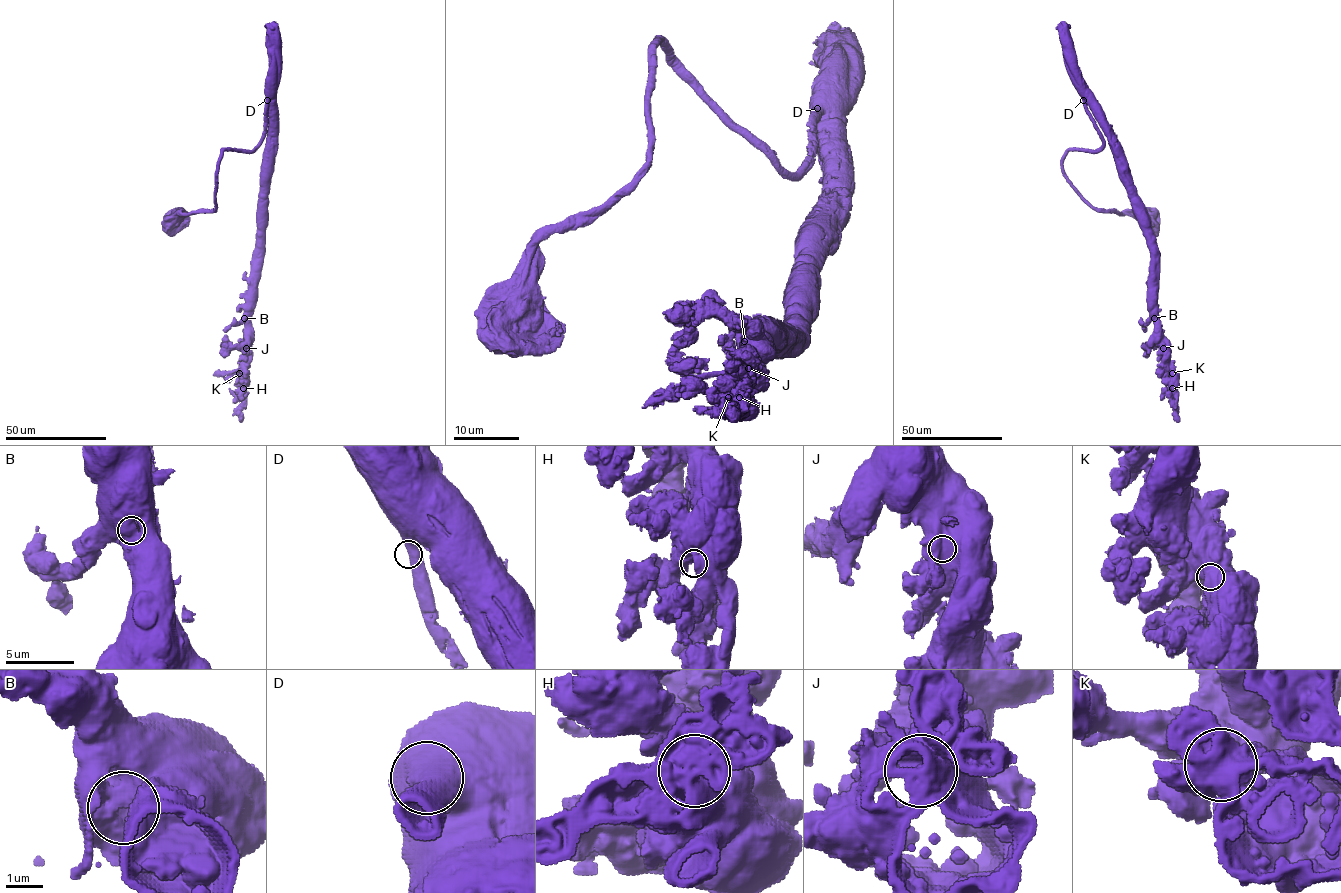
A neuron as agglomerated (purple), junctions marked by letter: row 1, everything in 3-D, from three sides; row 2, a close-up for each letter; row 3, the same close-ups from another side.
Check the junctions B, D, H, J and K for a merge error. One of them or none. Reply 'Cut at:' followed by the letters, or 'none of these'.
Cut at: none of these

